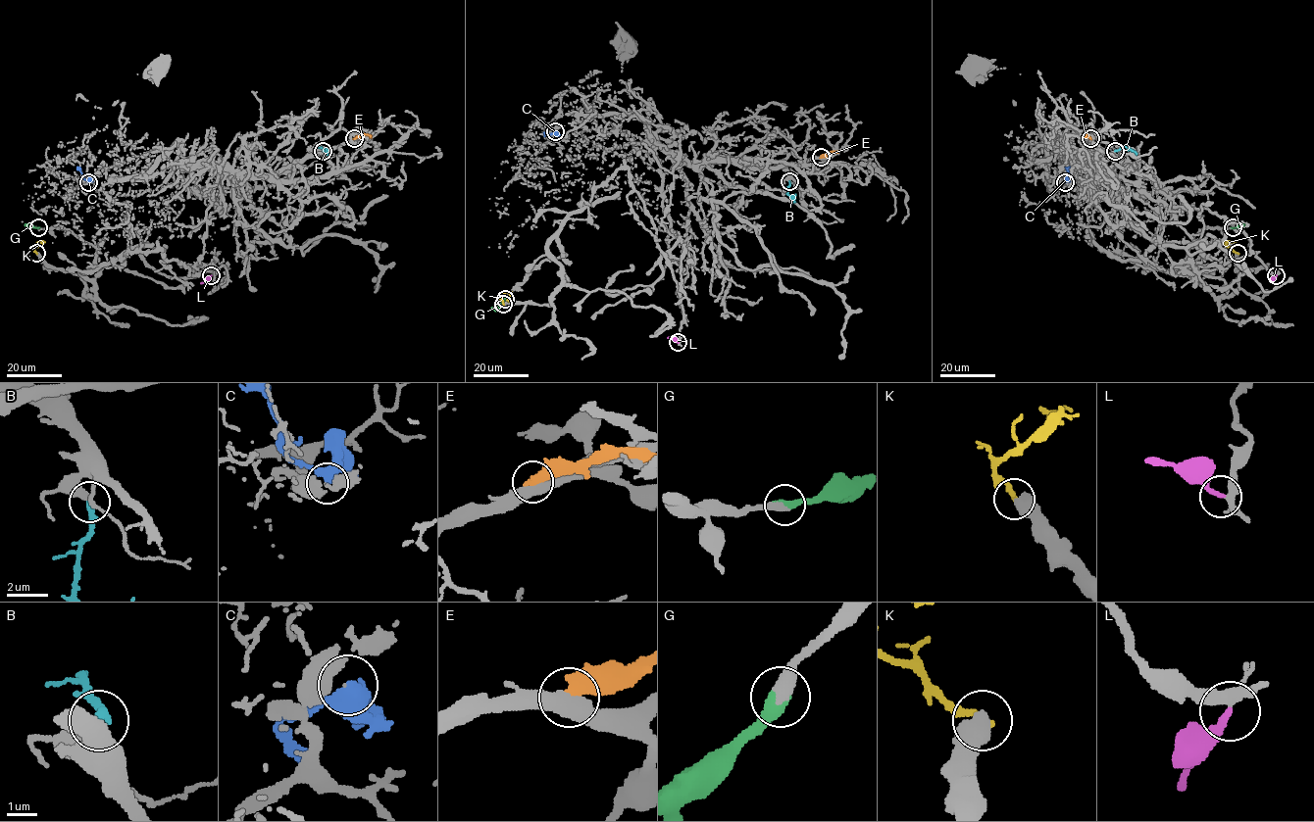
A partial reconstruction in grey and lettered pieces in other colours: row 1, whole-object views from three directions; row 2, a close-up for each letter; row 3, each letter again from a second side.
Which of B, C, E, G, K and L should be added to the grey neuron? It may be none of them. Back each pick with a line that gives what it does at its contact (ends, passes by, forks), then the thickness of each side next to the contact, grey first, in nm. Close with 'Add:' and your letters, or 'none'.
B: it ends; calibres 400 and 280 nm
G: it ends; calibres 480 and 480 nm
Add: B, G

